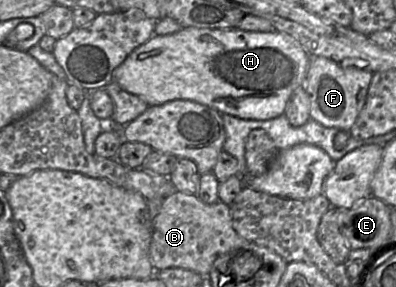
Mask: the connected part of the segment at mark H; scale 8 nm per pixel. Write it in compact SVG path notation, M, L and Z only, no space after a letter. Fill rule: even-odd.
M183 27L172 34L154 34L135 48L115 69L115 80L140 96L149 106L183 99L217 108L226 114L270 119L284 114L294 90L306 86L310 57L297 39L279 29Z

